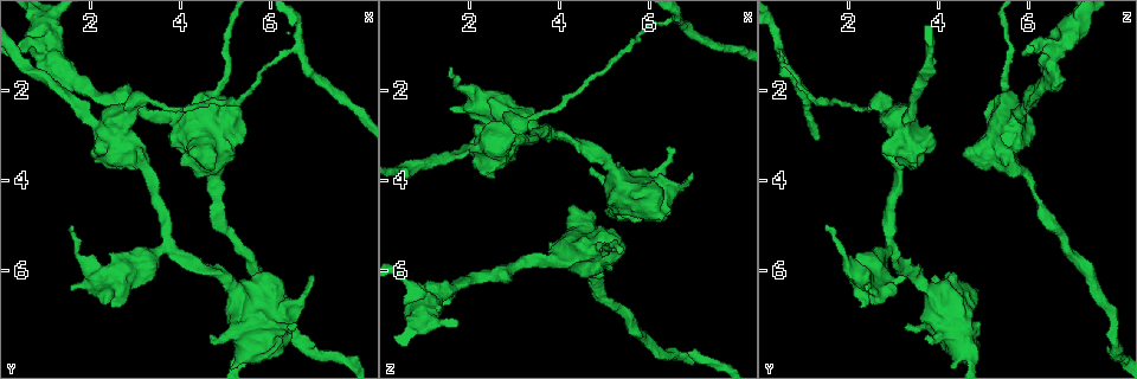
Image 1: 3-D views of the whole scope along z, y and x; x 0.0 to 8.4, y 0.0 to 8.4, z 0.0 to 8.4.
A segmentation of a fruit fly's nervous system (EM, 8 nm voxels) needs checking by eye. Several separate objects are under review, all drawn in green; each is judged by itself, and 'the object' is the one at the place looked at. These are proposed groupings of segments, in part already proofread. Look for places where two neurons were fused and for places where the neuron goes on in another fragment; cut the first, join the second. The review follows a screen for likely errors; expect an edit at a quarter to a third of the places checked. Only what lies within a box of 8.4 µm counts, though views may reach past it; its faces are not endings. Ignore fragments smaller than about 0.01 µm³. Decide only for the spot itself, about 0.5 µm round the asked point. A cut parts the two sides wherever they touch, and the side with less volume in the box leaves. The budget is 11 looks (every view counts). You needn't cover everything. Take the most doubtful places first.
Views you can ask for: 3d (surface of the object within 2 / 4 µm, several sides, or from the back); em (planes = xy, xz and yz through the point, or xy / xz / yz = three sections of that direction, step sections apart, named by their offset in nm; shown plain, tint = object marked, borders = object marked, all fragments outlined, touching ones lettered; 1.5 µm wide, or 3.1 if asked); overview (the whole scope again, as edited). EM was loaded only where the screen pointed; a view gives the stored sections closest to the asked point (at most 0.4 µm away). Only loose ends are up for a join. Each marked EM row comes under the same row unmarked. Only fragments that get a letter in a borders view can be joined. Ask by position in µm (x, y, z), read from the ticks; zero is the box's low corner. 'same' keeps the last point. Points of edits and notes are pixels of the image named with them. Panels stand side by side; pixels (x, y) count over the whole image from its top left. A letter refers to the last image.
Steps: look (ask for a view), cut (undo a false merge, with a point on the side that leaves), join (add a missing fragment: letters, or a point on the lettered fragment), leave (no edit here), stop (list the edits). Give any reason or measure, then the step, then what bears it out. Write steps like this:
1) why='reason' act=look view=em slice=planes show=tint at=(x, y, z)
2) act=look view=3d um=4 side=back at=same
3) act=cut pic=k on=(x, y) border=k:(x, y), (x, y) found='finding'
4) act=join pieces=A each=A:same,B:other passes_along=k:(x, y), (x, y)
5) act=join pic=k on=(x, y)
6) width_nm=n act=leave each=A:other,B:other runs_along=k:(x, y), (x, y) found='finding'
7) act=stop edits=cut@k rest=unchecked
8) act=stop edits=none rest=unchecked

why='abrupt turn' act=look view=em slice=planes show=tint at=(1.05, 1.15, 6.60)

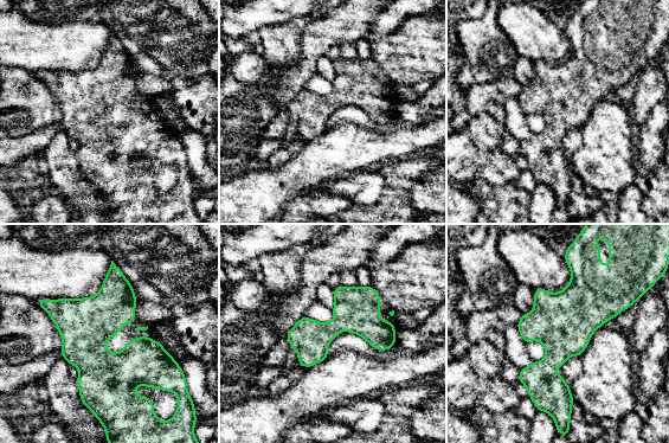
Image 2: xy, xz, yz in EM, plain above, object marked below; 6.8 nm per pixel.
act=look view=em slice=planes show=borders at=same

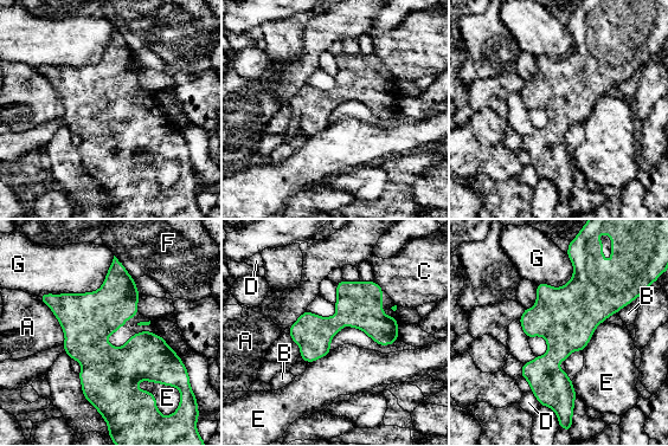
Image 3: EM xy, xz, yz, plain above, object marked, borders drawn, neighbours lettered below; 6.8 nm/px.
act=leave each=A:other,B:other,C:other,D:other,E:other,F:other,G:other border=3:(136, 382), (153, 381), (173, 386) found='all the same neuron'

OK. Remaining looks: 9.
why='free end' act=look view=3d um=4 at=(2.50, 6.75, 2.30)

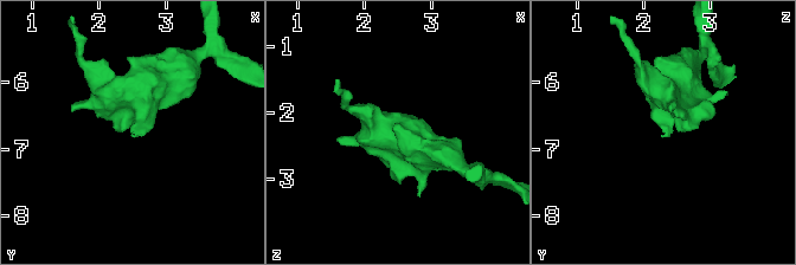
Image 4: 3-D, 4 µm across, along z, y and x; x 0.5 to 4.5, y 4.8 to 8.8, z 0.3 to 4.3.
act=look view=em slice=planes show=borders at=(2.50, 6.80, 2.30)

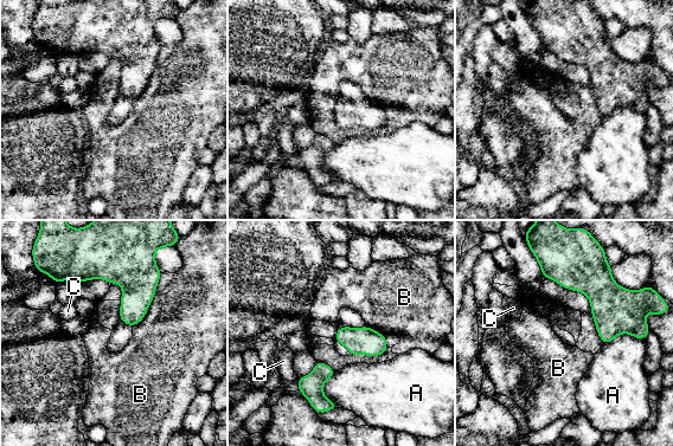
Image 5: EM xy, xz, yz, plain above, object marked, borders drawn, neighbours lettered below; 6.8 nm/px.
act=leave each=A:other,B:other,C:other border=5:(156, 288), (146, 315), (133, 327) found='no lettered fragment goes on from it'

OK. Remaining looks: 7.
why='stops while still wide' act=look view=3d um=2 at=(2.80, 2.35, 2.50)

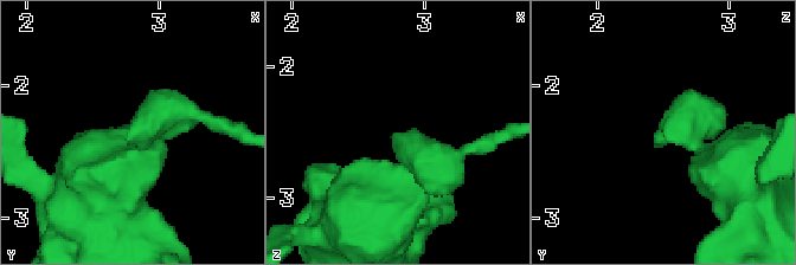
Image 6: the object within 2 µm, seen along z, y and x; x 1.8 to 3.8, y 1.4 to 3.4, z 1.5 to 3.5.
why='shape alone is not enough' act=look view=em slice=xz step=8 show=tint at=(2.76, 2.36, 2.52)

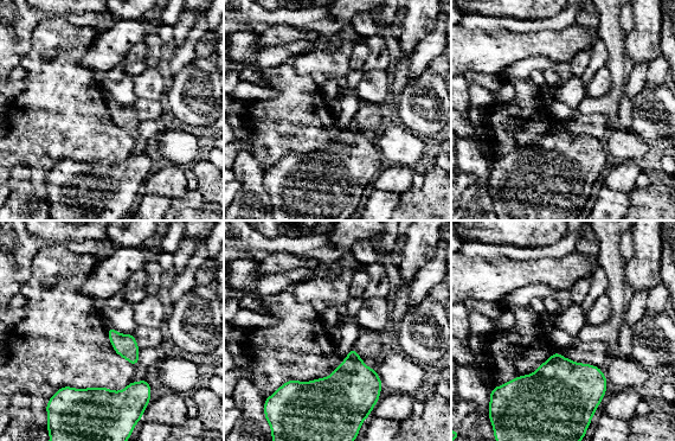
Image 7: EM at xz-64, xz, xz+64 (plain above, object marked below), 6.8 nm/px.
act=look view=em slice=planes show=borders at=same

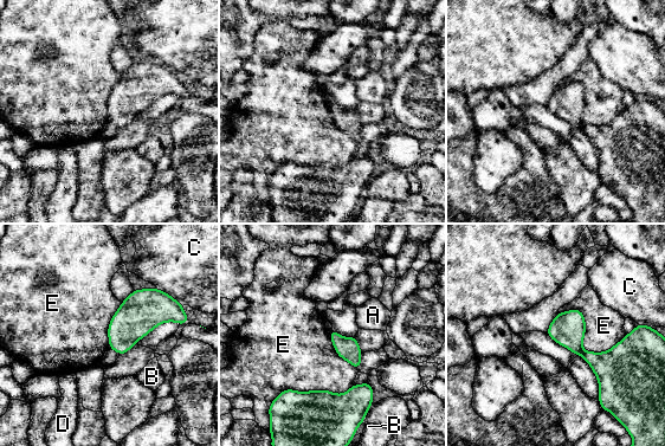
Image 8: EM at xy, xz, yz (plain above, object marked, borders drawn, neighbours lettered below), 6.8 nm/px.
act=cut pic=8 on=(567, 329) each=A:other,B:other,C:other,D:other,E:other border=8:(585, 351), (581, 355) found='a second neuron is stuck on'

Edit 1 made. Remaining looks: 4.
why='see it whole again' act=look view=overview

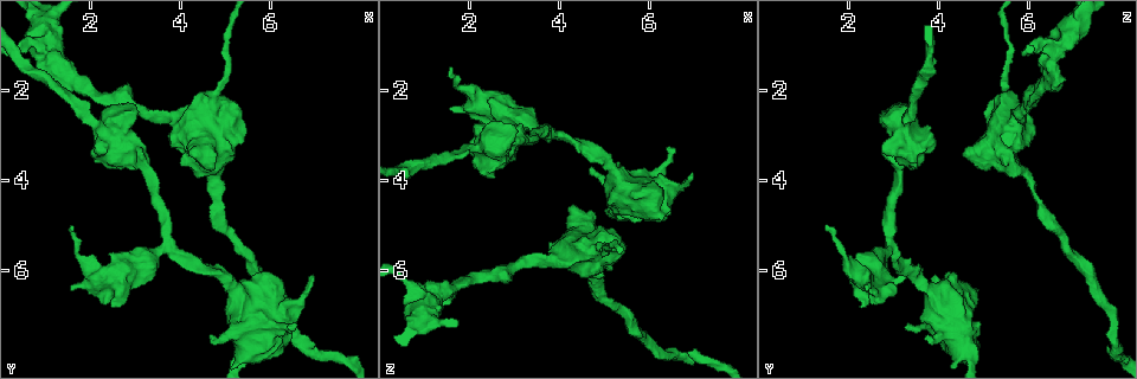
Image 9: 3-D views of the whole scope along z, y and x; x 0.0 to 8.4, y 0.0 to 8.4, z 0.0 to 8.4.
why='thin neck' act=look view=3d um=2 at=(3.45, 4.10, 3.10)

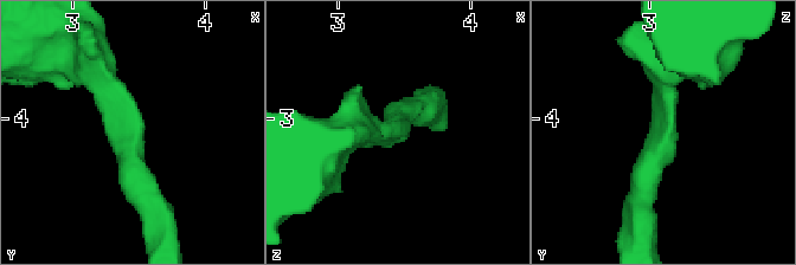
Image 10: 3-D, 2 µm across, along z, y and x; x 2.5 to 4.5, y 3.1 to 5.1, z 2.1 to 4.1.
arm_widths_nm=220,260 why='shape alone is not enough' act=look view=em slice=planes show=borders at=(3.42, 4.04, 3.10)

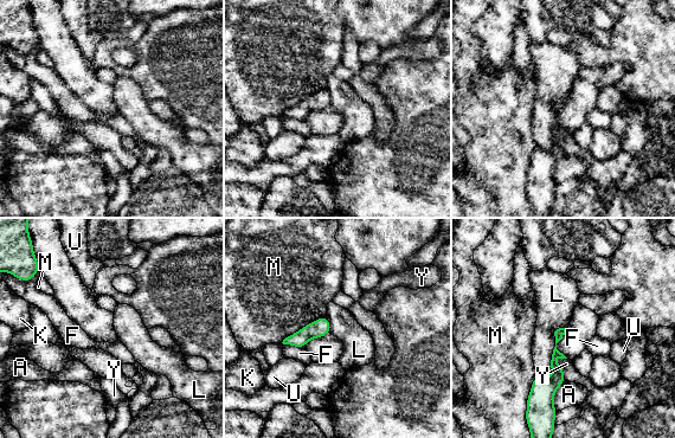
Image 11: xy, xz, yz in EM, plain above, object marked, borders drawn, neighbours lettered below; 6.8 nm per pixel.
width_nm=70 act=leave each=A:other,F:other,K:other,L:other,M:other,U:other,Y:other border=11:(326, 315), (304, 324), (281, 342) found='all the same neuron'

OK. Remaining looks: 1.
act=stop edits=cut@8 rest=unchecked

